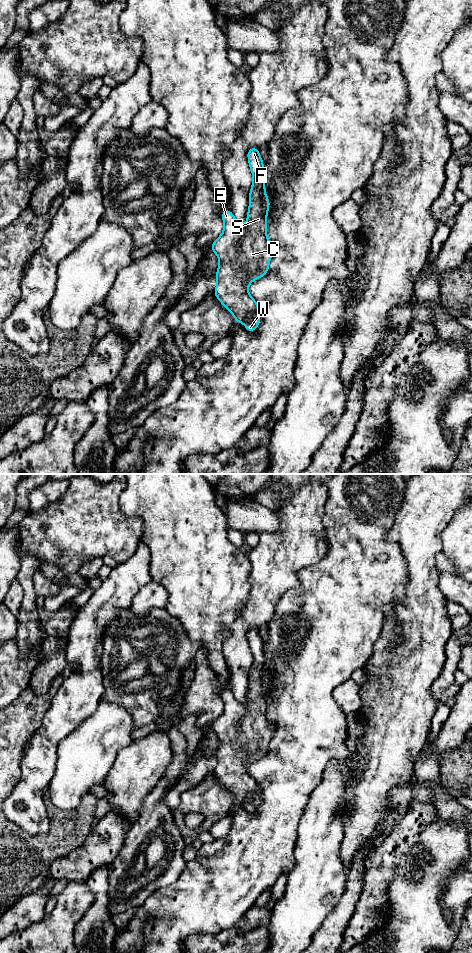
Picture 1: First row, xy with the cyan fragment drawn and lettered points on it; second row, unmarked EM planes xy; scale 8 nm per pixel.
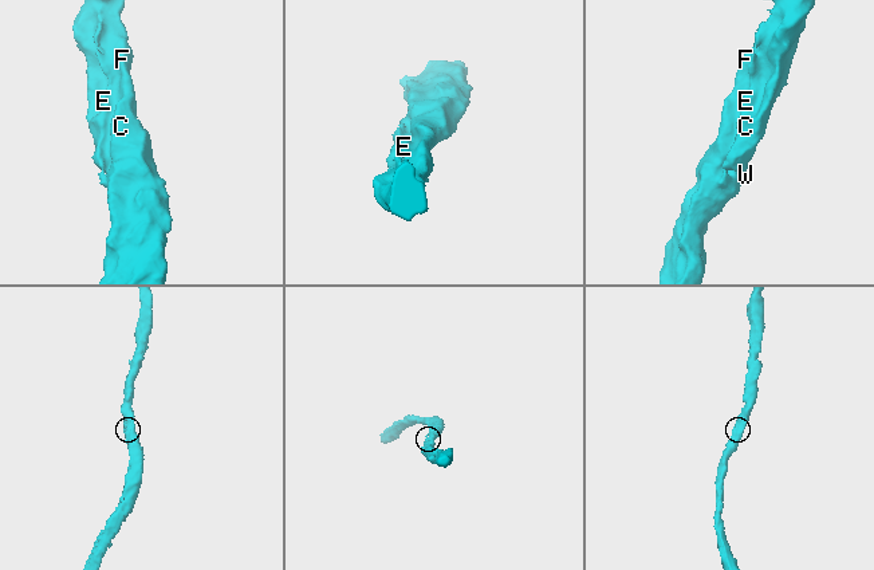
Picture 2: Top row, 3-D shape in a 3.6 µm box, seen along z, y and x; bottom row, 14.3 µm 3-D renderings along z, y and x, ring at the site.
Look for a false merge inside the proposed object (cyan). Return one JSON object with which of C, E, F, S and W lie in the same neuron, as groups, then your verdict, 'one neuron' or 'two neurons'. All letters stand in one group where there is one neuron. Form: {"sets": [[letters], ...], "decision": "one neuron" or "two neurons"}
{"sets": [["C", "E", "F", "S", "W"]], "decision": "one neuron"}

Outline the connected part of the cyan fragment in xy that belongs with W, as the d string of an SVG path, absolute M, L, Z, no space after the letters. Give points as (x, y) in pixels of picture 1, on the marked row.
M257 147L247 152L249 168L253 175L253 183L249 192L247 223L239 223L231 210L226 208L221 218L224 223L222 234L213 241L211 250L217 255L219 265L215 277L217 287L213 294L222 305L234 316L236 323L244 323L248 332L254 332L260 325L260 307L249 294L248 286L255 280L264 277L273 254L273 245L267 238L267 215L270 200L266 196L264 162Z

